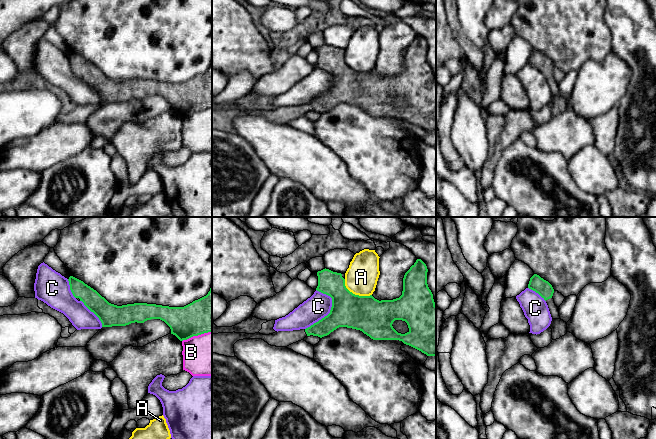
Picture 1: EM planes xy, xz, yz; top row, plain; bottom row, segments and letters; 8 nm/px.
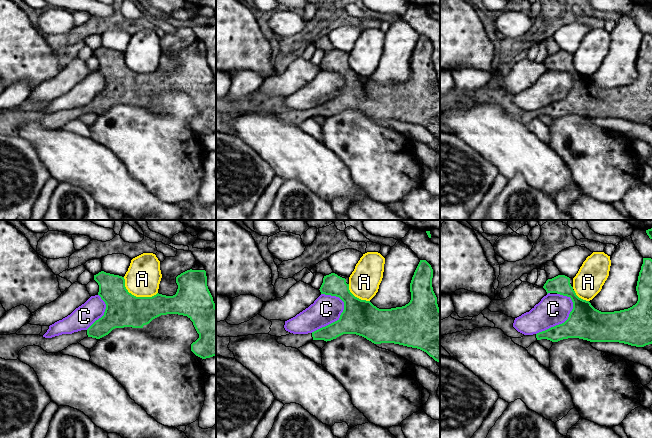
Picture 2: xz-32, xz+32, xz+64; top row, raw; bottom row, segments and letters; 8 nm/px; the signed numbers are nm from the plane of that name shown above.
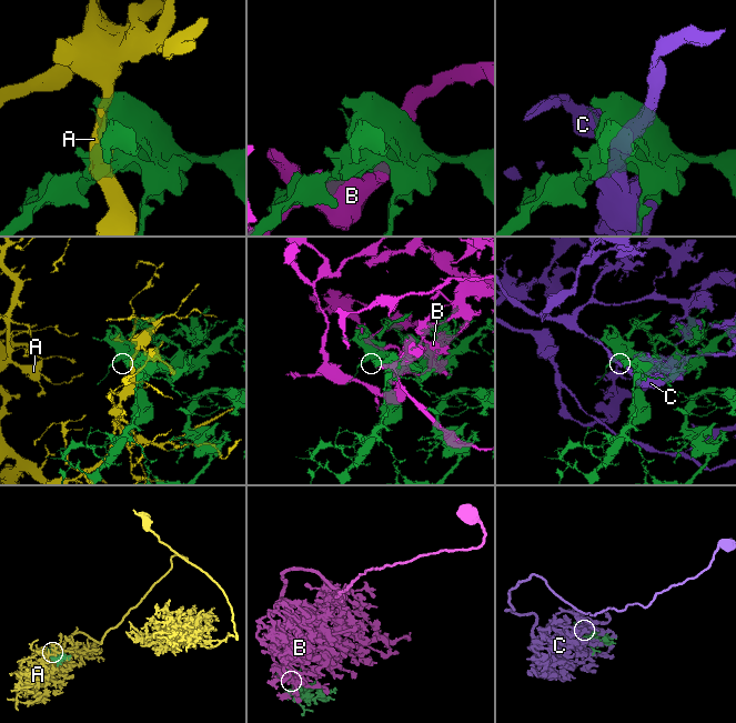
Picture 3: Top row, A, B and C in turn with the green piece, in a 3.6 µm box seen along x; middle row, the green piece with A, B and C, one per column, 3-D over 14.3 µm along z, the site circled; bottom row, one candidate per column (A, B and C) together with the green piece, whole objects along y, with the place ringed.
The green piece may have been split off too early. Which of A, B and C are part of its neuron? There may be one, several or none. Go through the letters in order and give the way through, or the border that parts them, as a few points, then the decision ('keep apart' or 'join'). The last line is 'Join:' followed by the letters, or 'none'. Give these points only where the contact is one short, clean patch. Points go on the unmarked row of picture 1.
A: keep apart
B: keep apart
C: keep apart
Join: none

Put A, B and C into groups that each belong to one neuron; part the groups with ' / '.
A / B / C

